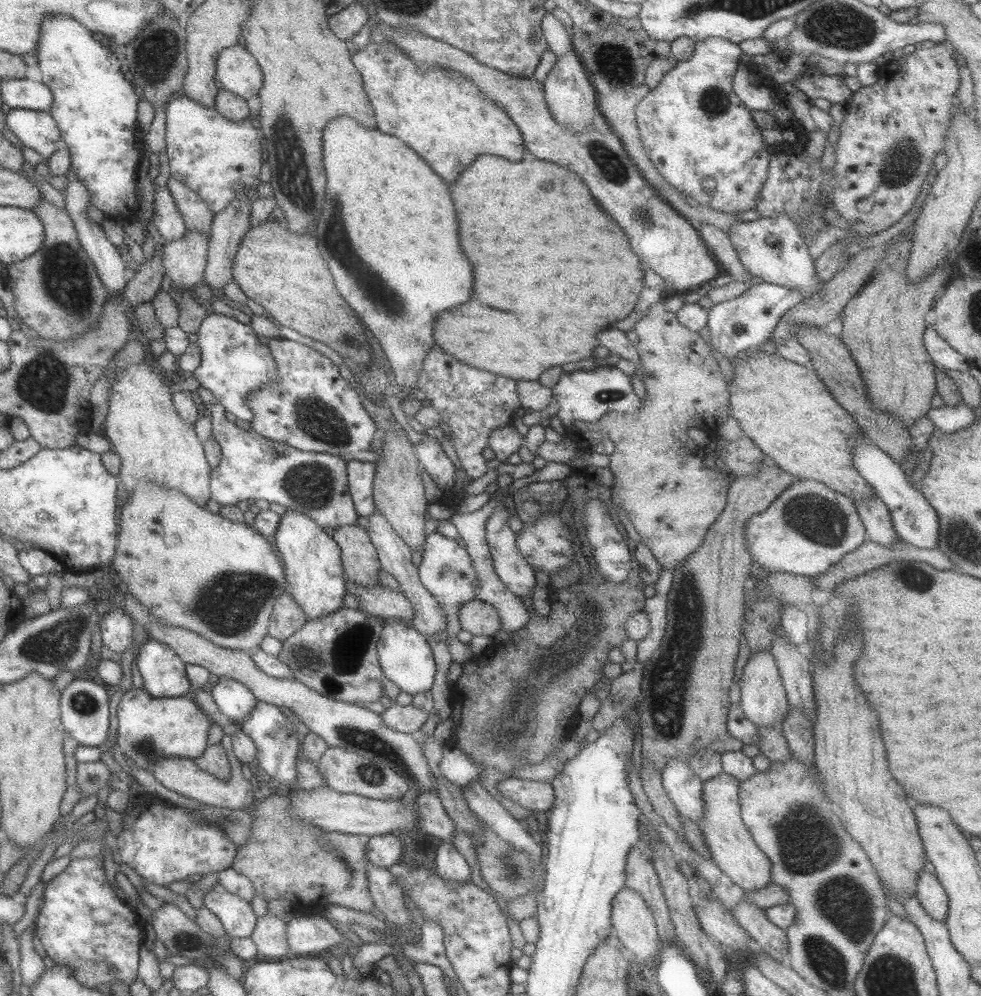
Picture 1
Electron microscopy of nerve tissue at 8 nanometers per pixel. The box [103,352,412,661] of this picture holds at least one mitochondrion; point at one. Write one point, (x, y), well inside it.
(228, 609)

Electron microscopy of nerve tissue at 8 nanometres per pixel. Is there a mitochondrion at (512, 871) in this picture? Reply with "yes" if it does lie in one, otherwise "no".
yes

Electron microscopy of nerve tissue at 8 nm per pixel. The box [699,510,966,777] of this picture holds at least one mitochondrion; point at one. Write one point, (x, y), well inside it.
(918, 580)

